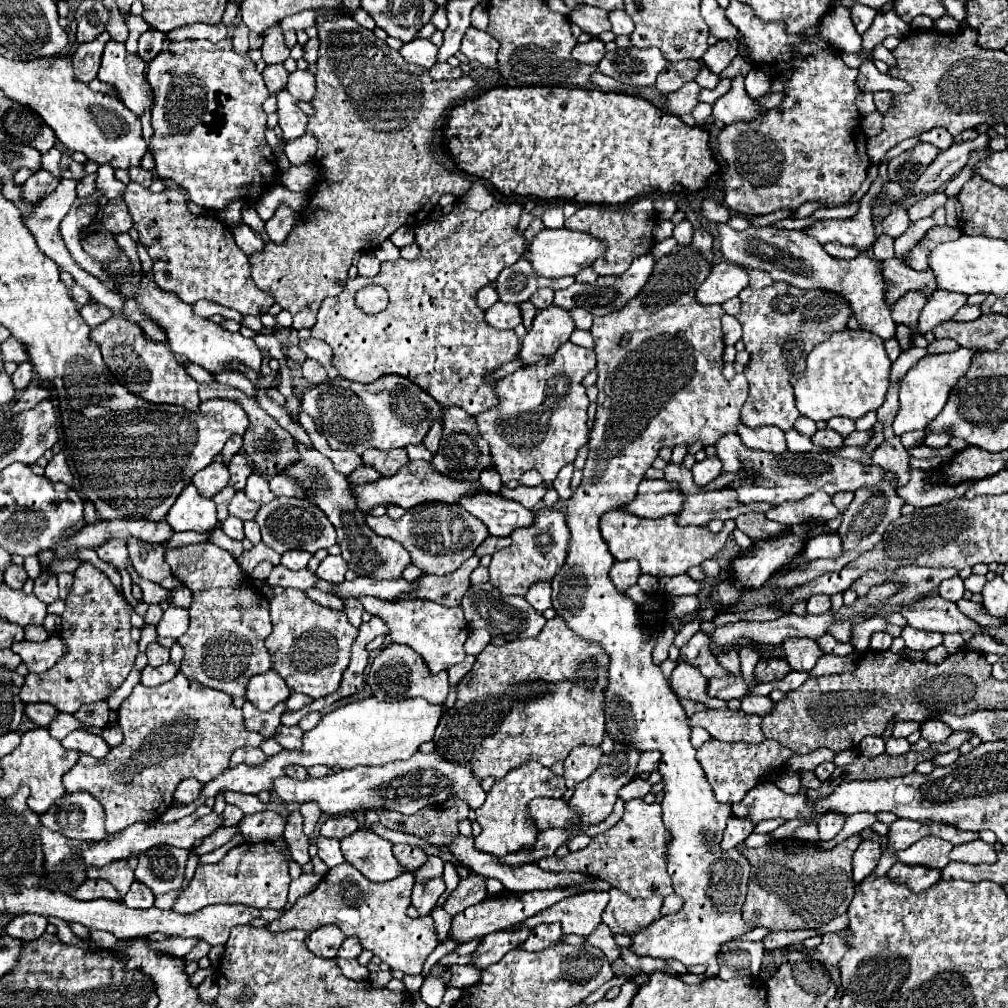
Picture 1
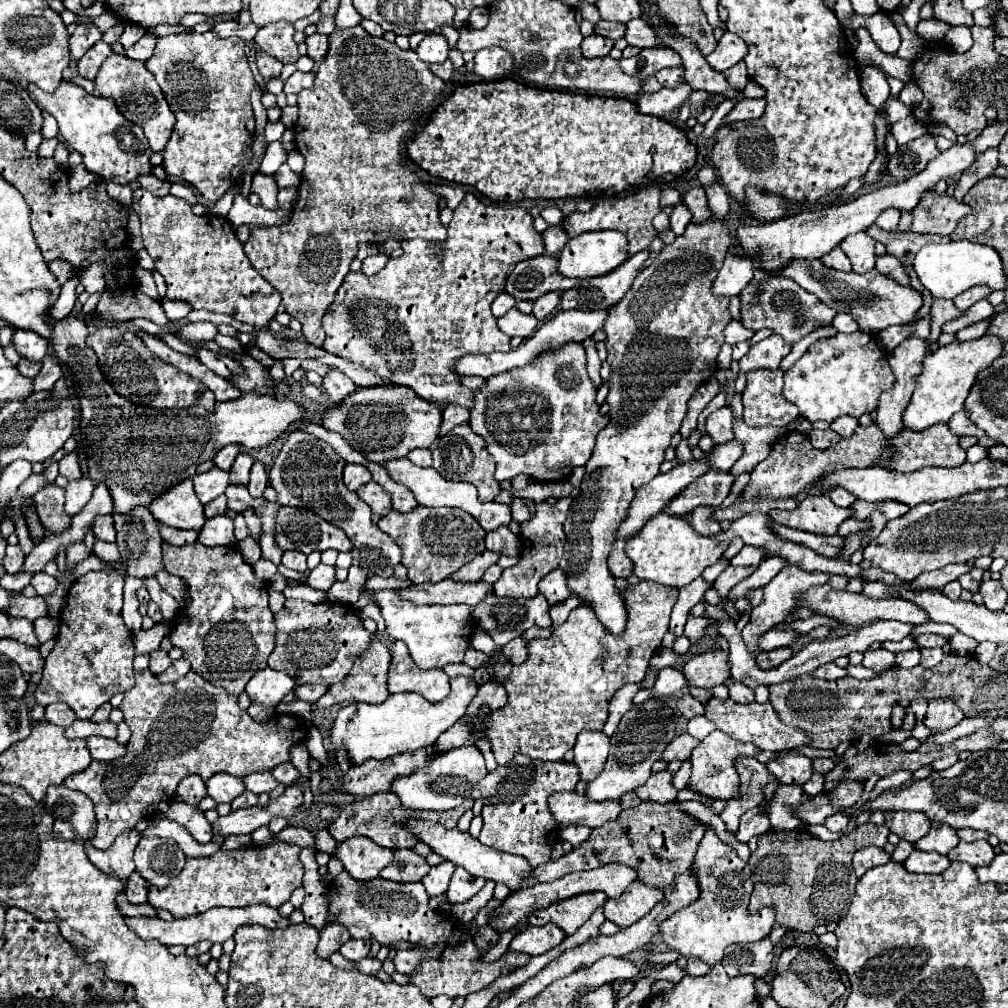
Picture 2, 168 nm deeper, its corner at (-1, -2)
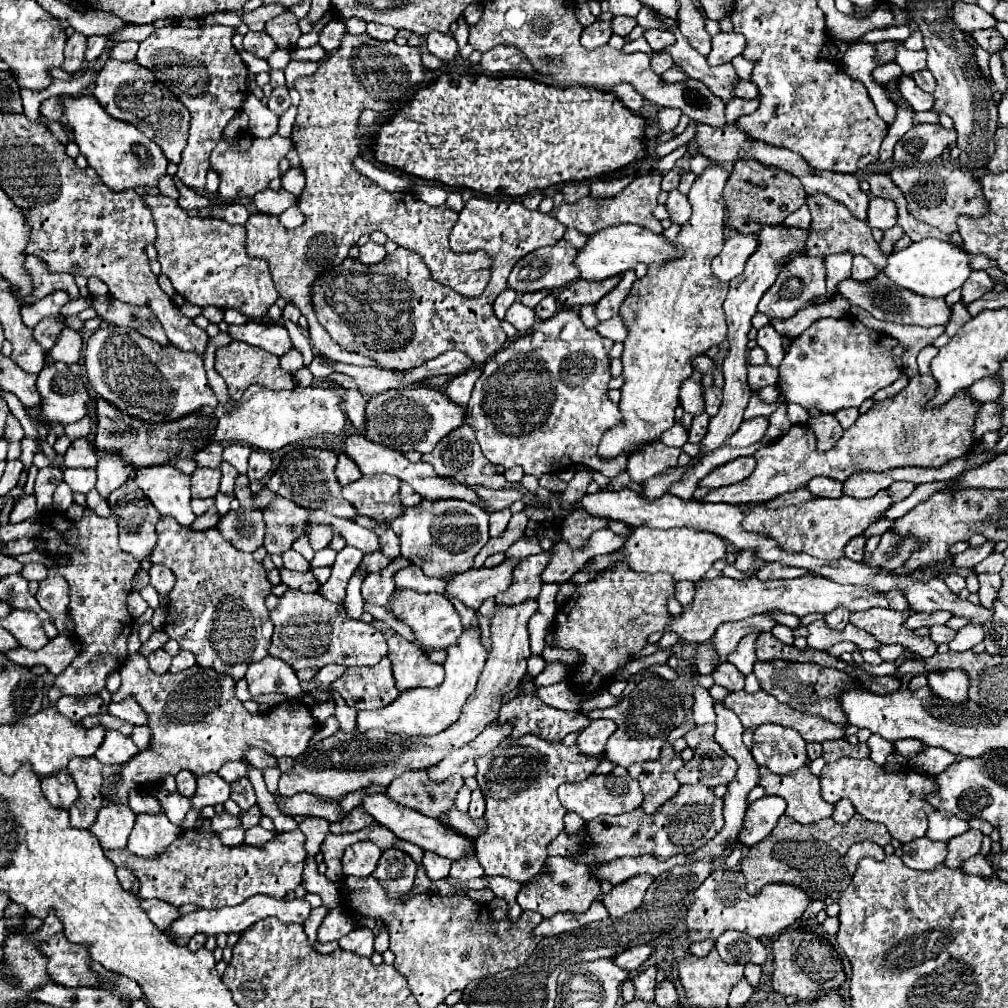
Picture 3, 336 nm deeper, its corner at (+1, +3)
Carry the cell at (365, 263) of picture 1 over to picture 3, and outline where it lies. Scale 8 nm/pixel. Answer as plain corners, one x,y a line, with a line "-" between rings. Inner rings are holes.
369,240
367,244
363,244
363,246
361,246
359,262
363,262
363,264
377,264
377,262
381,262
385,256
387,256
385,248

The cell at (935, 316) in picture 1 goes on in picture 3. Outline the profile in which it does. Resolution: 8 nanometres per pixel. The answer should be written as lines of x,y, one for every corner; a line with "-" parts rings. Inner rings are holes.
973,272
967,280
965,280
965,286
963,286
963,302
965,304
971,304
975,300
979,300
983,294
991,292
993,290
993,280
989,278
987,272

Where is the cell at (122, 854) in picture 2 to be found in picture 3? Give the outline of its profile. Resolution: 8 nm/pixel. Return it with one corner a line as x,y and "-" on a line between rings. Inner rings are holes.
109,802
97,812
97,820
89,832
99,838
103,848
125,848
127,836
133,830
133,822
135,814
127,804

